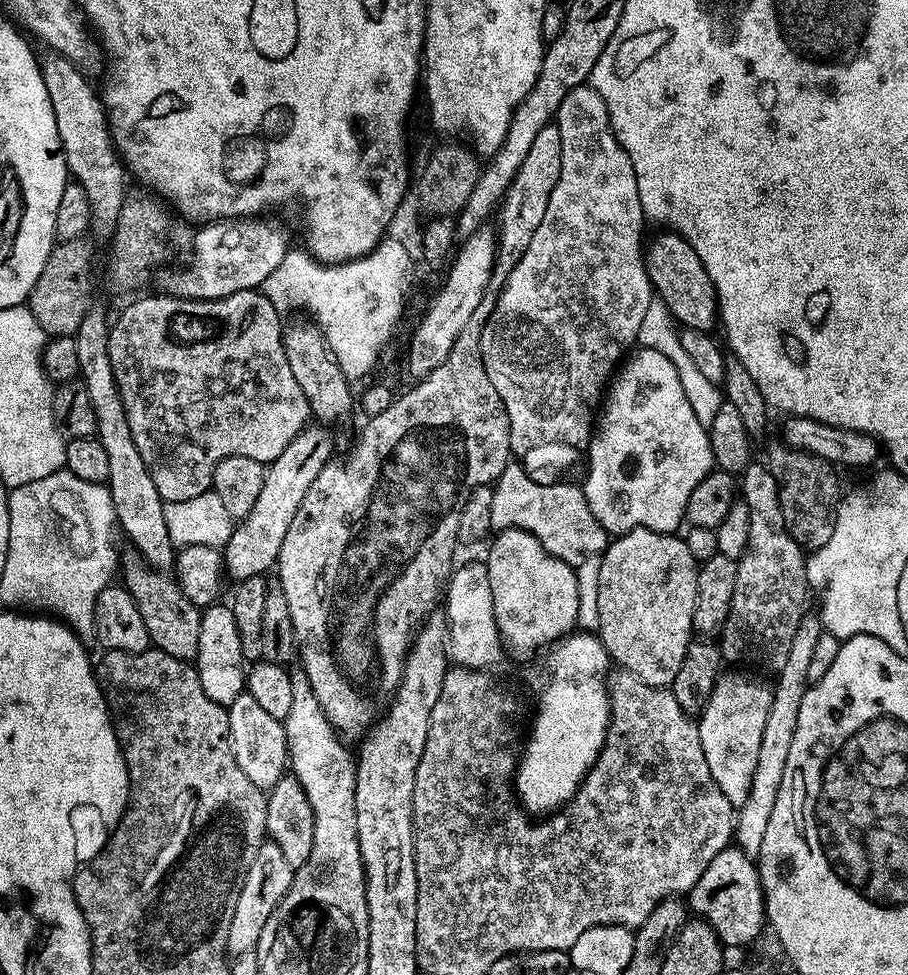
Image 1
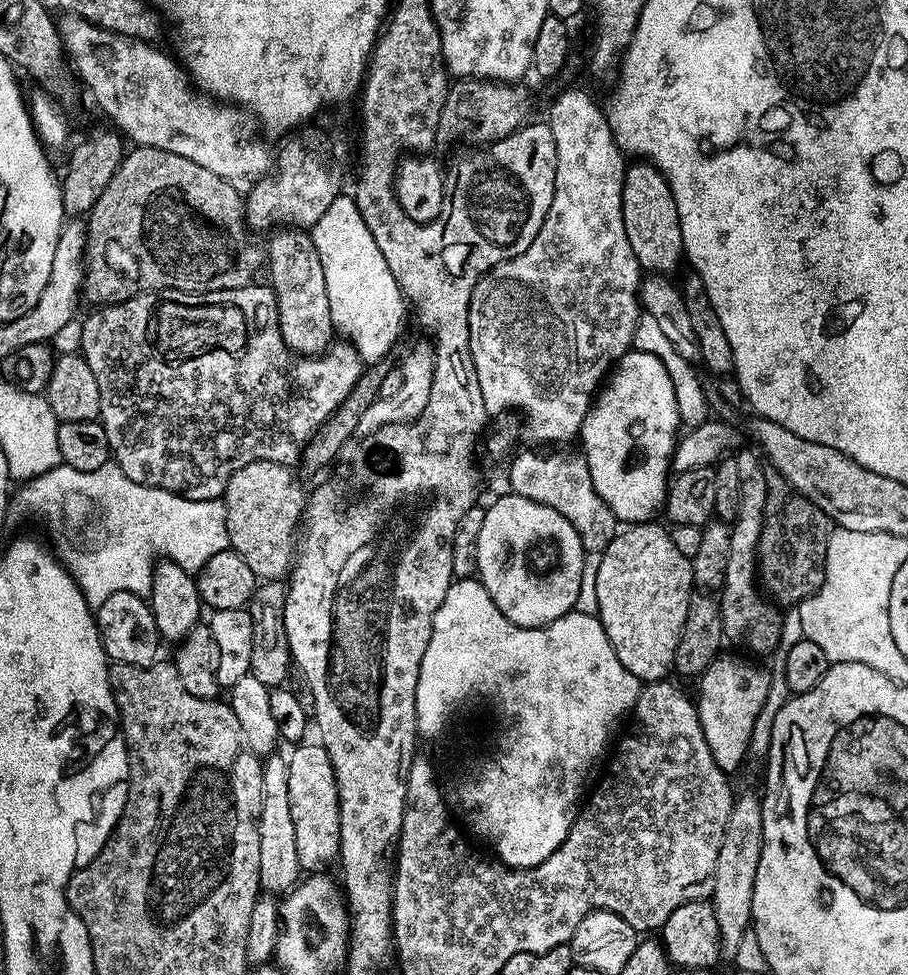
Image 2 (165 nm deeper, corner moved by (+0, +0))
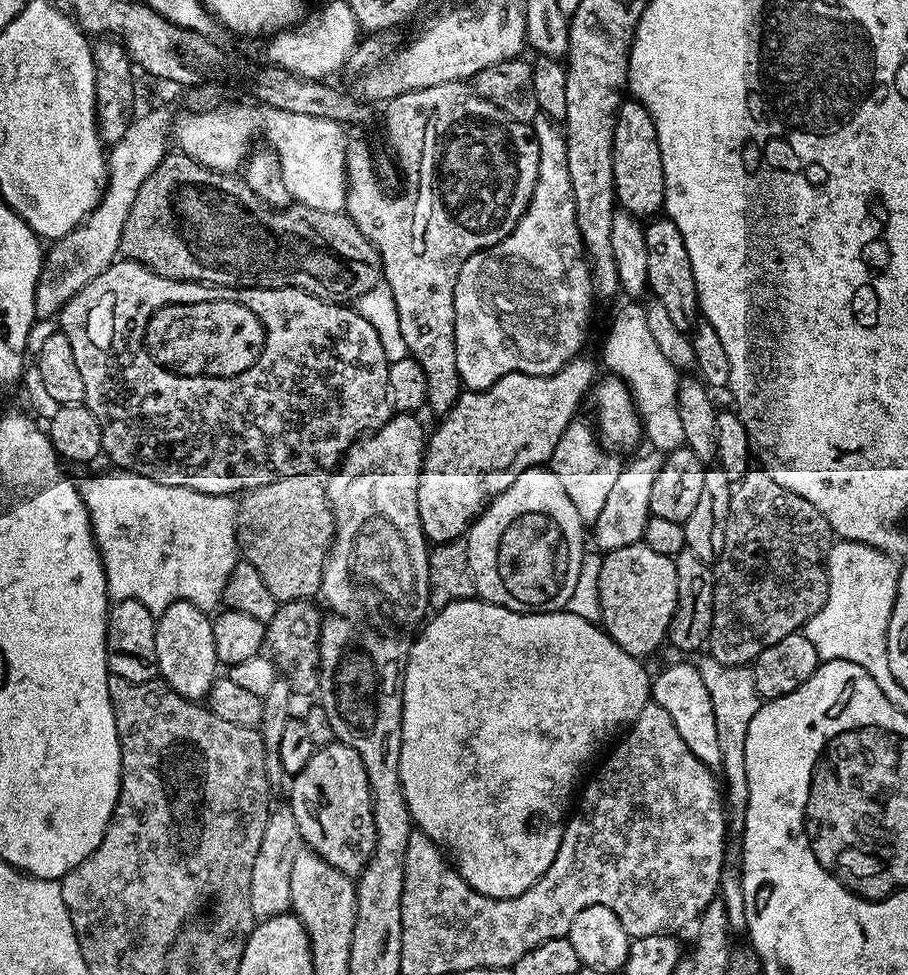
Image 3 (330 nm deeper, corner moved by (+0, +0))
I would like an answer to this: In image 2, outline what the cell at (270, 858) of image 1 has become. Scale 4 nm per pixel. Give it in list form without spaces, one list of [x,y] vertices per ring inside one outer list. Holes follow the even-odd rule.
[[[273,754],[263,761],[263,765],[262,810],[258,822],[260,887],[272,894],[284,894],[295,888],[302,876],[298,862],[298,845],[294,842],[294,818],[290,818],[288,761],[283,755],[280,757],[280,754]]]

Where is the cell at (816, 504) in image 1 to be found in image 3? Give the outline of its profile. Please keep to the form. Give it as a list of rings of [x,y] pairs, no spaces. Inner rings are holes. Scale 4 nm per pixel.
[[[749,467],[745,476],[741,480],[735,481],[730,498],[730,510],[726,518],[726,546],[722,546],[722,554],[716,559],[714,565],[716,577],[714,582],[714,618],[706,645],[707,655],[719,664],[723,664],[725,668],[737,669],[741,666],[751,665],[767,647],[781,642],[786,635],[790,635],[792,632],[800,632],[808,620],[814,618],[814,614],[818,614],[818,610],[822,610],[822,606],[828,597],[828,551],[831,550],[833,543],[833,530],[826,522],[826,518],[814,505],[806,502],[806,498],[778,486],[778,482],[774,482],[771,471],[768,471],[765,467]]]

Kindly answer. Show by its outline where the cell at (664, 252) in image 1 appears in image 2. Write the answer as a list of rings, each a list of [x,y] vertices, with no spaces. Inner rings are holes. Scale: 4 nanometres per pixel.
[[[632,162],[624,169],[622,182],[622,222],[626,222],[626,238],[630,238],[630,250],[634,250],[634,258],[638,258],[641,269],[648,274],[672,274],[685,259],[682,242],[682,226],[678,222],[678,206],[674,202],[674,194],[666,182],[666,178],[647,162]]]

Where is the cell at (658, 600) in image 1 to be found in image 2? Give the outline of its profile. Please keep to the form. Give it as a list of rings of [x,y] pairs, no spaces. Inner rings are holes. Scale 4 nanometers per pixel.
[[[656,523],[633,524],[617,531],[616,537],[601,552],[597,578],[600,625],[606,630],[606,638],[612,644],[618,662],[642,682],[665,679],[668,671],[673,671],[678,638],[686,622],[686,606],[694,594],[691,559],[683,557],[674,546],[669,529],[663,523]]]

